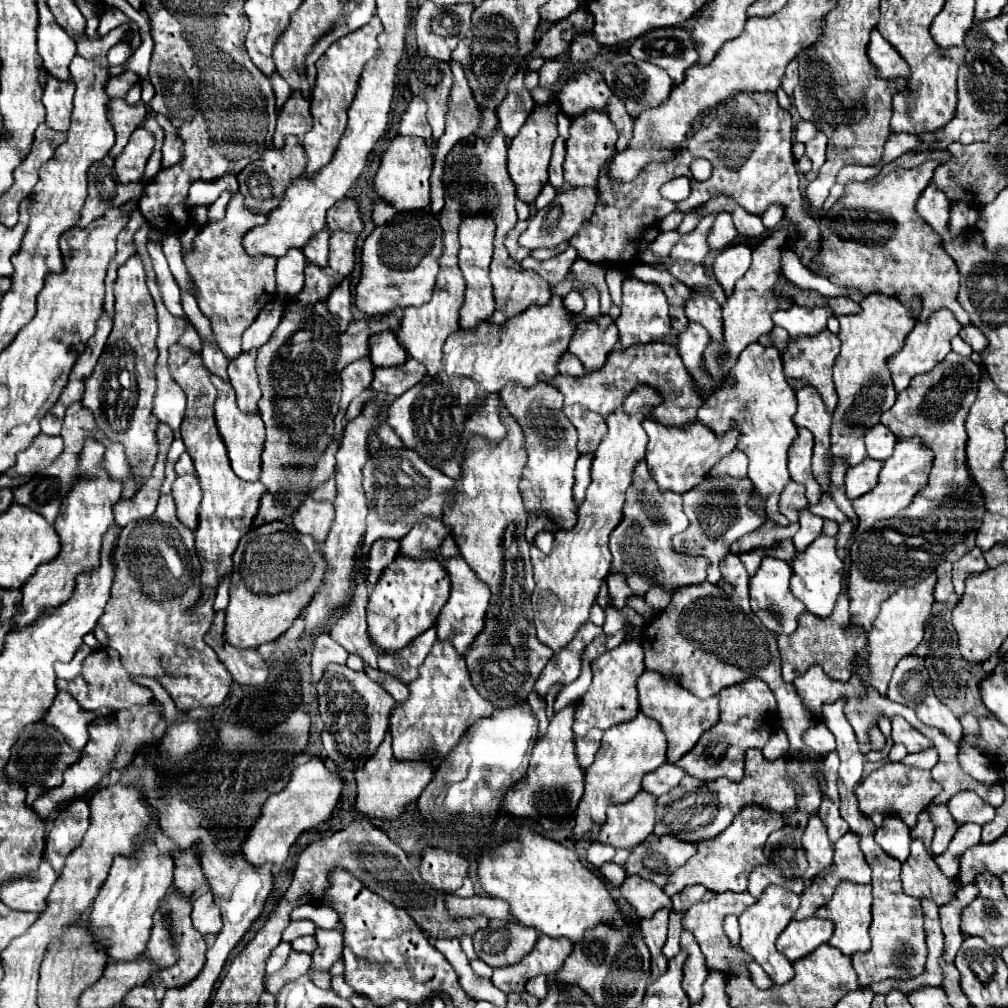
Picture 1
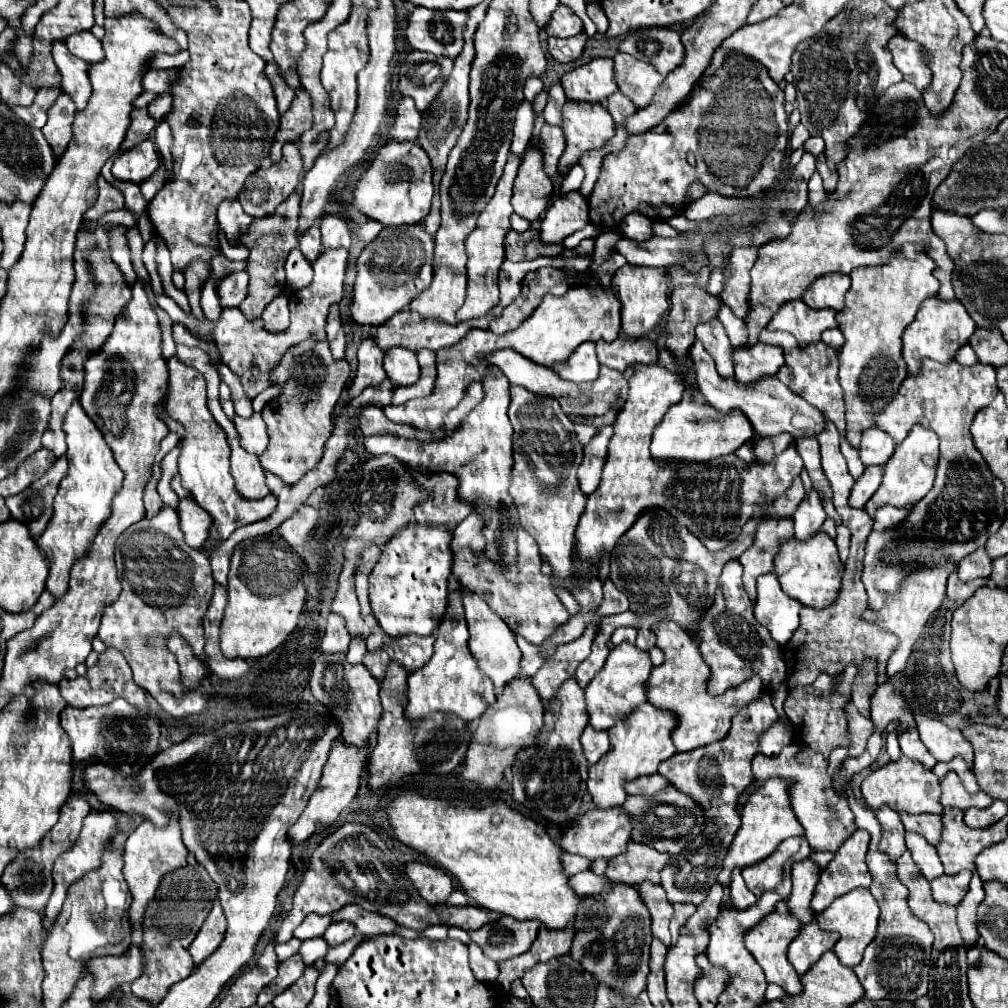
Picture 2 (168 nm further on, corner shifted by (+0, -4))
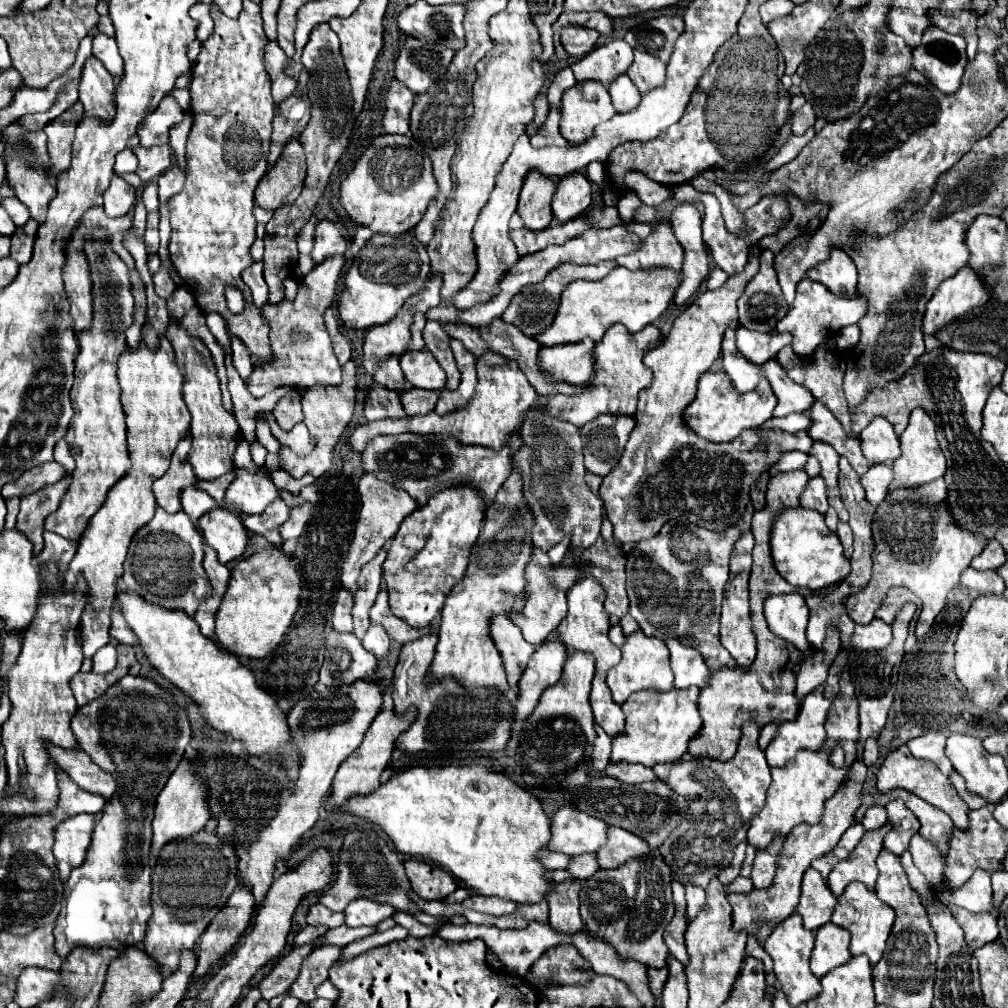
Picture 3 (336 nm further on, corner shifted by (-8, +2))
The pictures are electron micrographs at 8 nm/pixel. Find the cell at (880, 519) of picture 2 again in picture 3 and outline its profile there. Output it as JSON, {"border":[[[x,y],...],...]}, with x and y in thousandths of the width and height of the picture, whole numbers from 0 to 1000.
{"border":[[[935,474],[917,482],[893,484],[883,488],[867,510],[865,534],[865,573],[851,589],[845,589],[839,595],[841,611],[849,619],[863,617],[881,583],[899,581],[917,597],[909,619],[911,633],[915,633],[925,623],[929,611],[938,601],[940,587],[952,577],[952,569],[962,562],[964,554],[972,550],[980,540],[976,532],[958,528],[948,520],[948,516],[940,508],[938,480]]]}

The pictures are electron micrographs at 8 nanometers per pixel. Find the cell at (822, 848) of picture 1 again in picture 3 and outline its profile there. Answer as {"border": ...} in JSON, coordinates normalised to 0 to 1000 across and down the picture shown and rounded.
{"border":[[[802,861],[796,873],[796,887],[790,905],[798,911],[798,921],[812,923],[815,917],[823,915],[825,903],[829,899],[829,889],[823,885],[815,869]]]}

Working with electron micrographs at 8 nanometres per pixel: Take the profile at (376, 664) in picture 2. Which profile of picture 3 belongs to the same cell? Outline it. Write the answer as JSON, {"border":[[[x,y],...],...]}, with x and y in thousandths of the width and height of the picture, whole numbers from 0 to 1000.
{"border":[[[369,619],[359,635],[361,643],[365,647],[369,647],[371,651],[379,653],[385,649],[385,643],[387,643],[387,631],[383,631],[383,625],[377,621],[377,619]]]}

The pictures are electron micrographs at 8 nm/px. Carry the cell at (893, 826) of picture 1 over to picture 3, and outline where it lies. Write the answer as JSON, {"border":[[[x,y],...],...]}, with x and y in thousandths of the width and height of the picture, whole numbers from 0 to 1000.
{"border":[[[885,794],[881,800],[881,815],[885,817],[885,823],[877,829],[877,841],[889,849],[901,843],[903,831],[911,825],[913,815],[911,812],[899,802],[895,794]]]}

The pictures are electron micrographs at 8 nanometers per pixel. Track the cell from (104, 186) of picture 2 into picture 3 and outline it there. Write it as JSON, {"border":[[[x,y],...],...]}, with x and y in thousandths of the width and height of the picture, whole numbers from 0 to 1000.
{"border":[[[113,175],[109,181],[109,187],[103,190],[103,208],[109,216],[123,214],[131,210],[135,202],[135,188],[123,181],[119,175]]]}

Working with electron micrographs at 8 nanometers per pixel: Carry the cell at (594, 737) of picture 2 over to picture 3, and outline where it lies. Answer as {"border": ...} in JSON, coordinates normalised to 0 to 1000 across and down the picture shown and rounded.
{"border":[[[590,718],[590,725],[593,726],[593,732],[591,732],[589,744],[587,744],[587,760],[597,766],[605,758],[605,738],[607,738],[607,734],[601,730],[601,726],[597,726],[595,719]]]}

